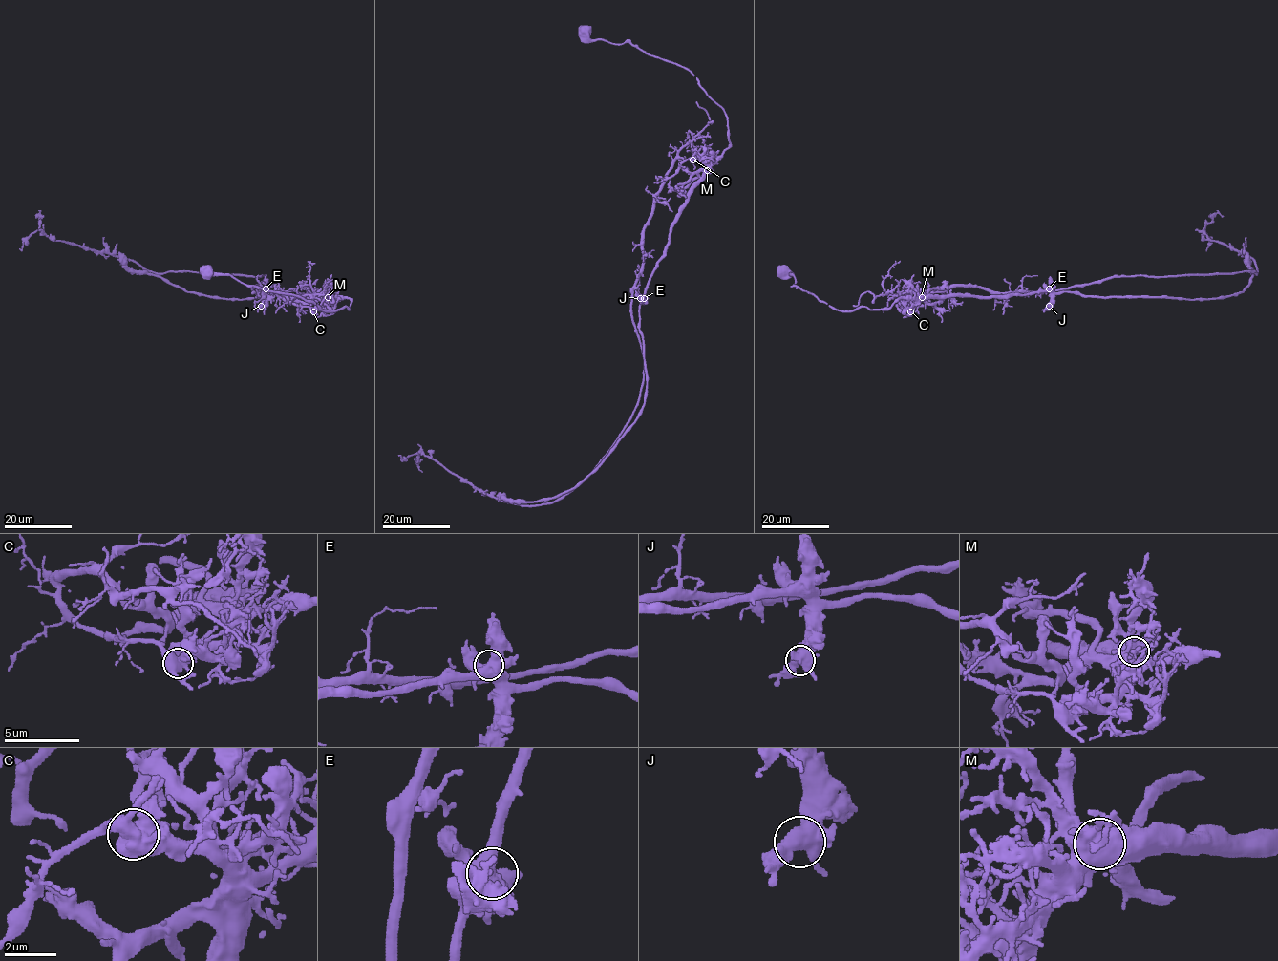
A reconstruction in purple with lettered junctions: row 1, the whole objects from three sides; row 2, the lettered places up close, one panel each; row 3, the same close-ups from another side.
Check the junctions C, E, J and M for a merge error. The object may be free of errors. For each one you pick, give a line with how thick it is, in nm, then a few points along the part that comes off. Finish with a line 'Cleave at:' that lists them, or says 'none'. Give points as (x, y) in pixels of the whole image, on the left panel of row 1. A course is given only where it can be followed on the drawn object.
C: 650 nm | (313, 311), (274, 286), (255, 292), (262, 275), (159, 273), (41, 230), (21, 250)
Cleave at: C

